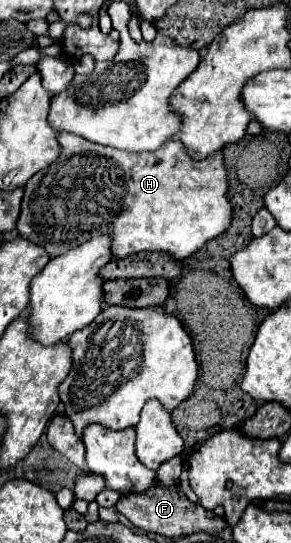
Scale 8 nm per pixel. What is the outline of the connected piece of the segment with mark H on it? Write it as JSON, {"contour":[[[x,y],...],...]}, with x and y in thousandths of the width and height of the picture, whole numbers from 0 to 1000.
{"contour":[[[206,243],[199,262],[213,273],[199,295],[124,317],[82,343],[76,390],[55,409],[62,431],[117,449],[151,453],[179,475],[227,468],[241,457],[309,442],[316,435],[371,431],[385,438],[392,475],[433,475],[474,464],[564,464],[598,479],[632,479],[790,416],[797,376],[784,372],[784,335],[763,280],[742,280],[708,295],[660,298],[612,258],[577,258],[536,280],[481,284],[316,265],[234,243]]]}

